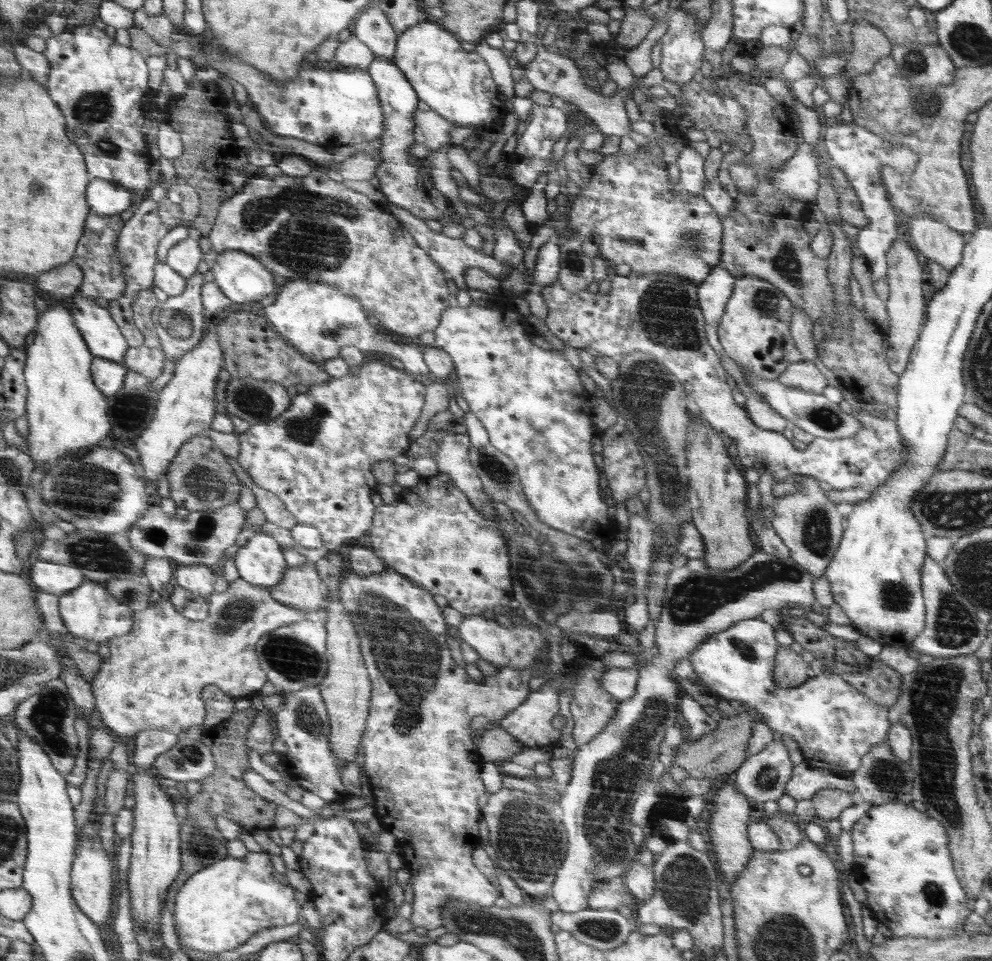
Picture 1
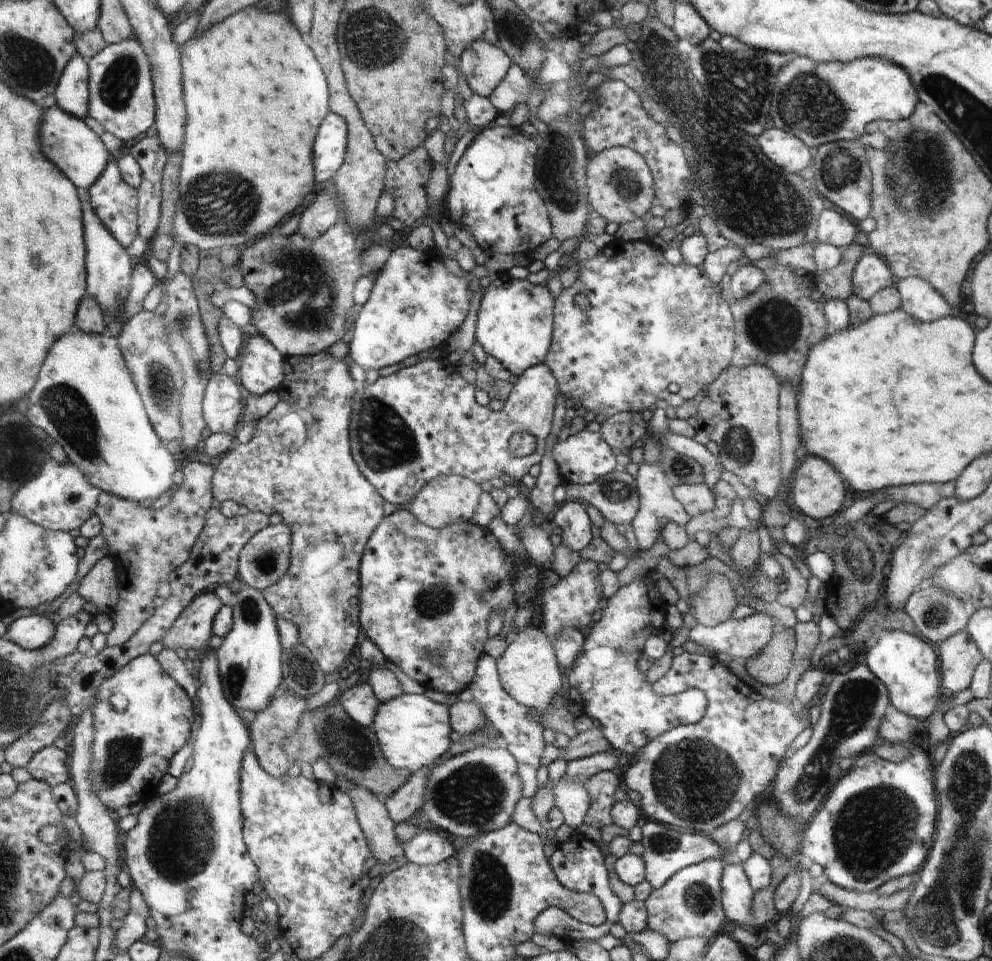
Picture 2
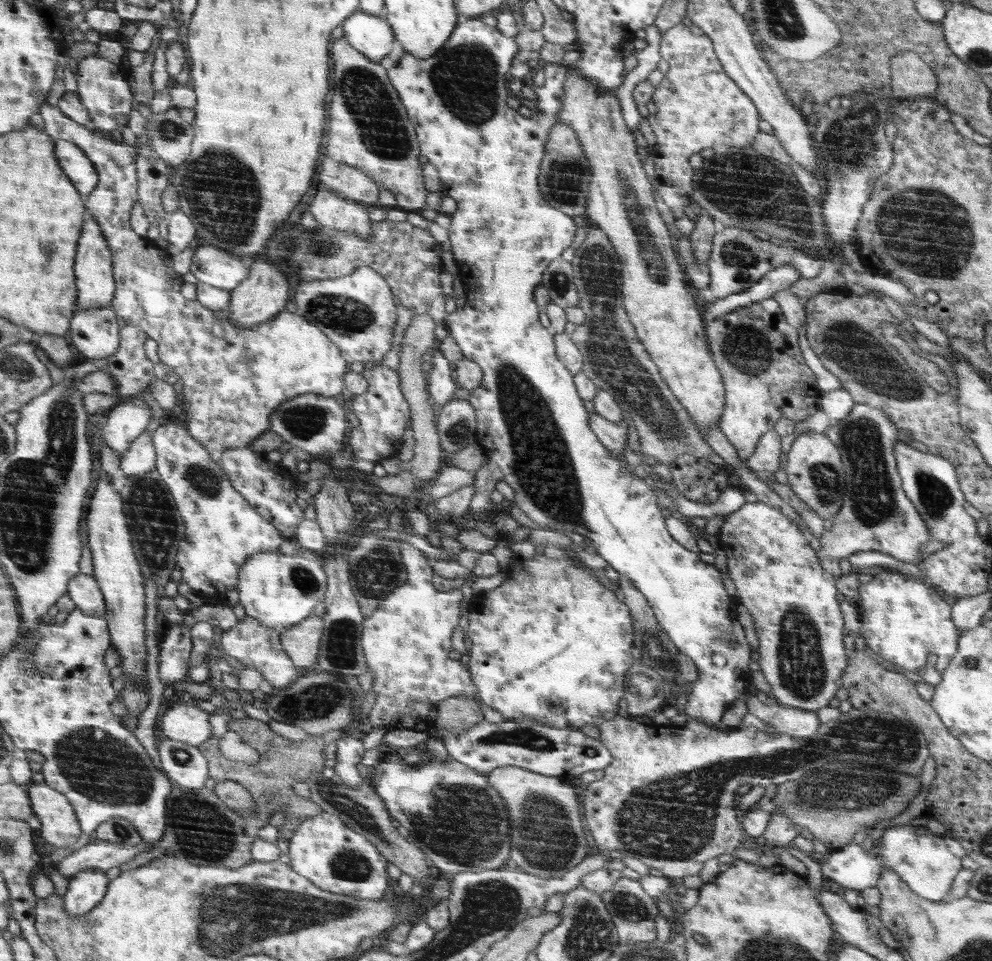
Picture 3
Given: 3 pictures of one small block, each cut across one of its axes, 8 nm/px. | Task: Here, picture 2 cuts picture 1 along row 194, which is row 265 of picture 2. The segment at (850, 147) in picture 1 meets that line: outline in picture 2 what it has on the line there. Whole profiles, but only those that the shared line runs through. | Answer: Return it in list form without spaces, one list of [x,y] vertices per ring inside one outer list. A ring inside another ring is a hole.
[[[876,254],[864,255],[853,272],[853,294],[870,300],[876,292],[893,286],[894,276],[890,267]]]

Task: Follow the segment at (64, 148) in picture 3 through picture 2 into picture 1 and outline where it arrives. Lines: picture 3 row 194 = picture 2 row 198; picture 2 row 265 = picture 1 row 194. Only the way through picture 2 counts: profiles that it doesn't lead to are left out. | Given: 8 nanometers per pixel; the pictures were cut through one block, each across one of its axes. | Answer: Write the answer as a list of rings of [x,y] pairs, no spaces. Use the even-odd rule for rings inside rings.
[[[93,178],[87,196],[93,212],[100,215],[120,214],[138,203],[133,190],[103,178]]]

